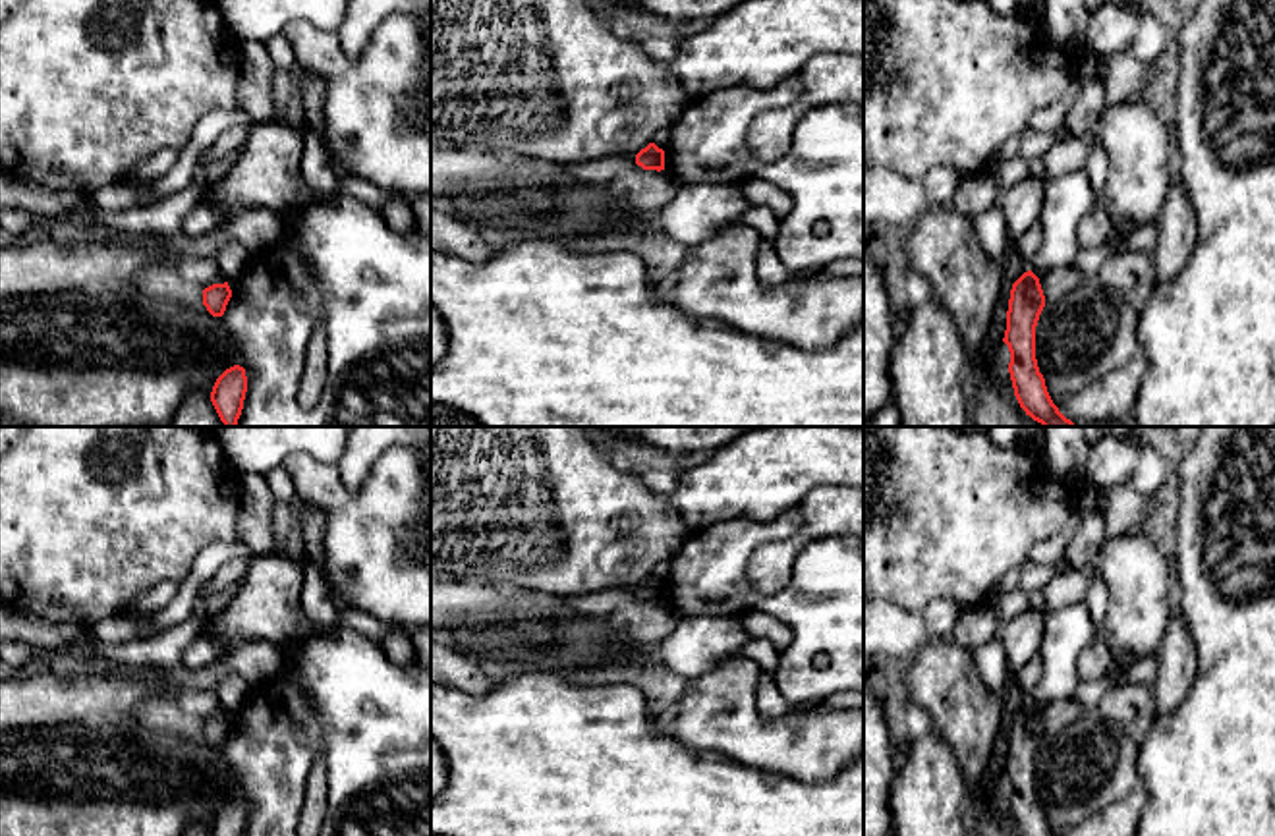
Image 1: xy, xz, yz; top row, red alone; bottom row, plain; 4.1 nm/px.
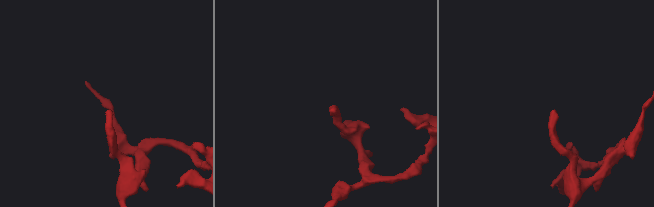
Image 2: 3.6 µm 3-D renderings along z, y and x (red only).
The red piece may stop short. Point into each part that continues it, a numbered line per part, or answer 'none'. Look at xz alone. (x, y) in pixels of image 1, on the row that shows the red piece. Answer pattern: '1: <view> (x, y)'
none

